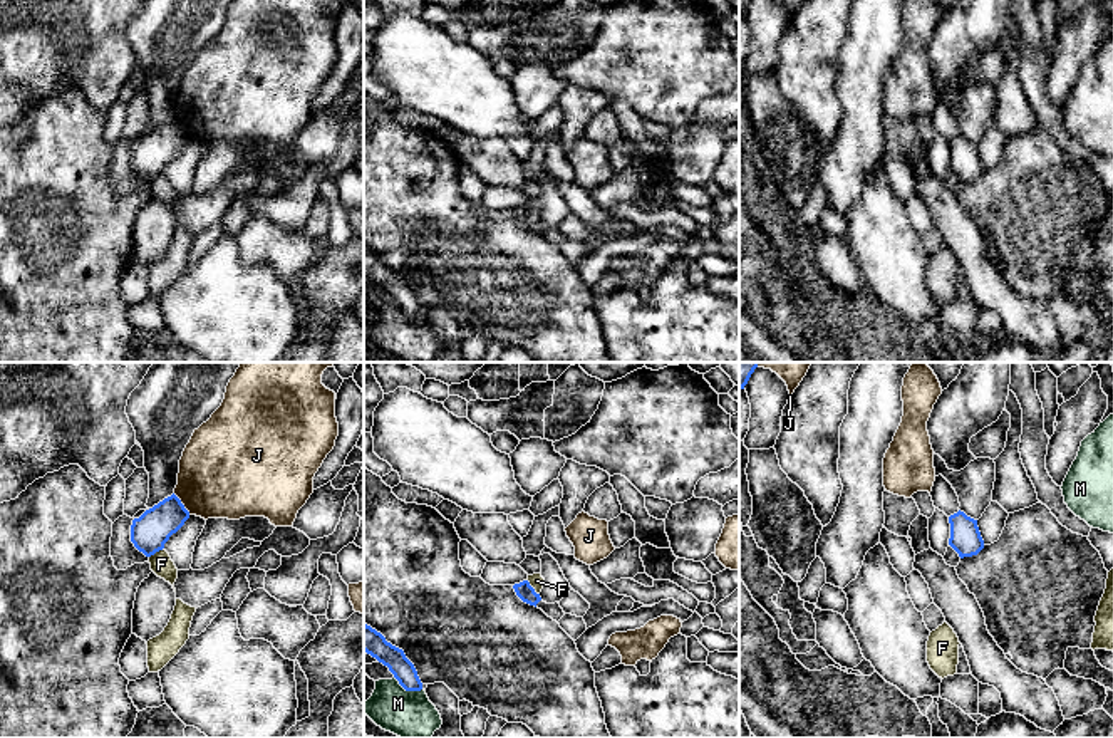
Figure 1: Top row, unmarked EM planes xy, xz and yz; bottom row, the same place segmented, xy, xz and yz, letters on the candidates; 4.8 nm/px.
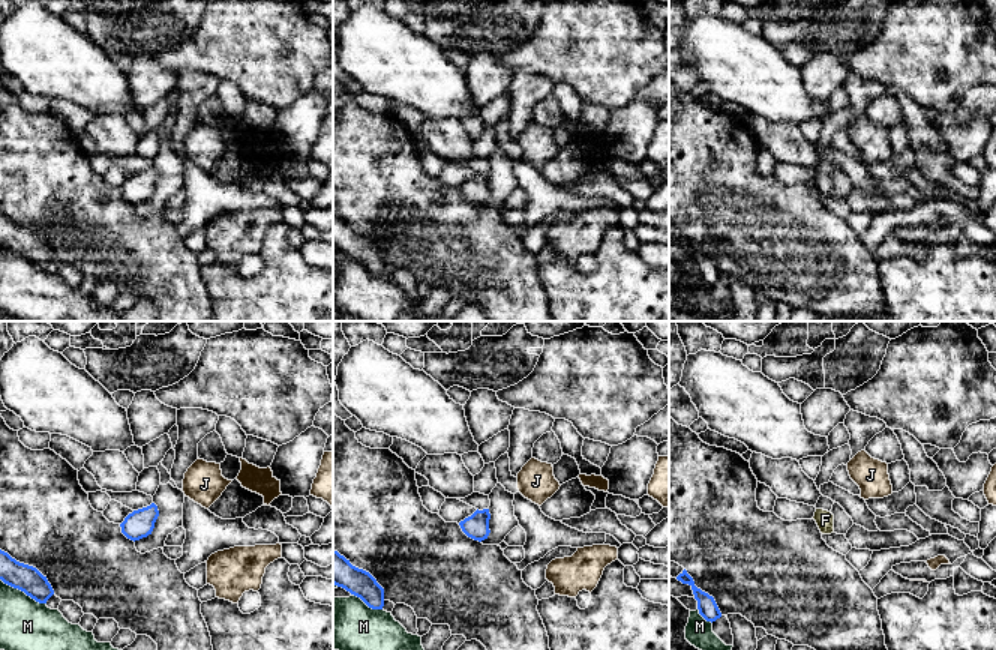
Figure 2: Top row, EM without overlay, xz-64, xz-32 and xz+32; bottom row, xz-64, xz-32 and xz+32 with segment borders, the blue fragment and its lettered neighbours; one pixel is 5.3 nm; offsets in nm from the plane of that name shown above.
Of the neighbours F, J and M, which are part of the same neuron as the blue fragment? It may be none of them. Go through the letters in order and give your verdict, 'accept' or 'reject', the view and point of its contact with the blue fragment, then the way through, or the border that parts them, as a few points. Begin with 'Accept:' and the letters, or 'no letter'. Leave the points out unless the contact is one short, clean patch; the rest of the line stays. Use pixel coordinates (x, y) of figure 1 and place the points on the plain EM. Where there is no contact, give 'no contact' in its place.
Accept: no letter
F: reject; meets blue in xz at (532, 212); border along xz (527, 203), (538, 218)
J: reject; meets blue in xy at (181, 128)
M: reject; meets blue in xz at (408, 314)

